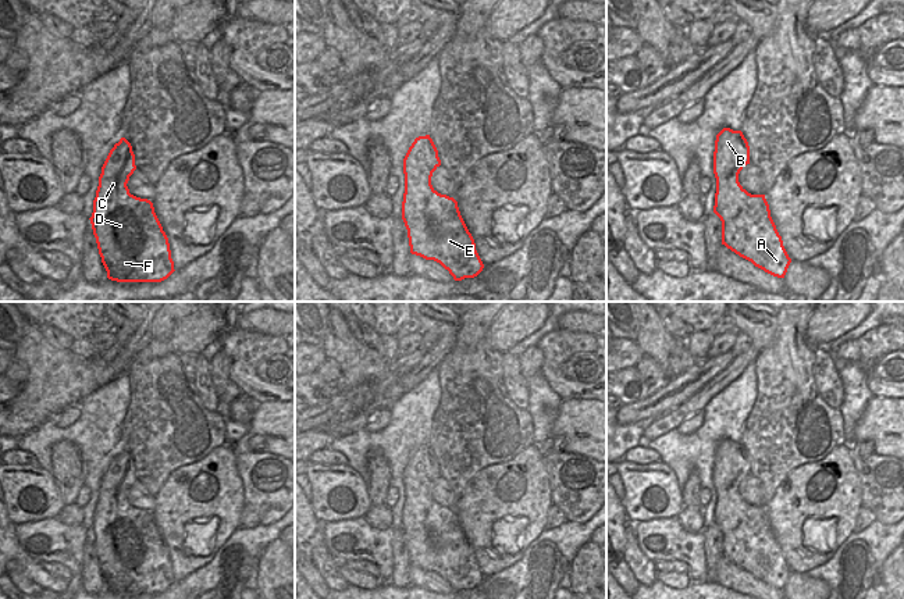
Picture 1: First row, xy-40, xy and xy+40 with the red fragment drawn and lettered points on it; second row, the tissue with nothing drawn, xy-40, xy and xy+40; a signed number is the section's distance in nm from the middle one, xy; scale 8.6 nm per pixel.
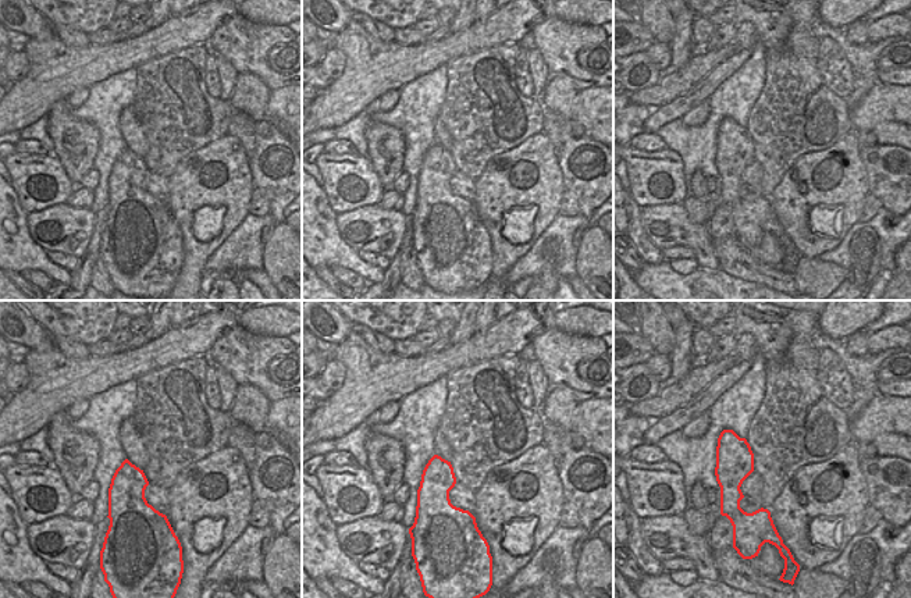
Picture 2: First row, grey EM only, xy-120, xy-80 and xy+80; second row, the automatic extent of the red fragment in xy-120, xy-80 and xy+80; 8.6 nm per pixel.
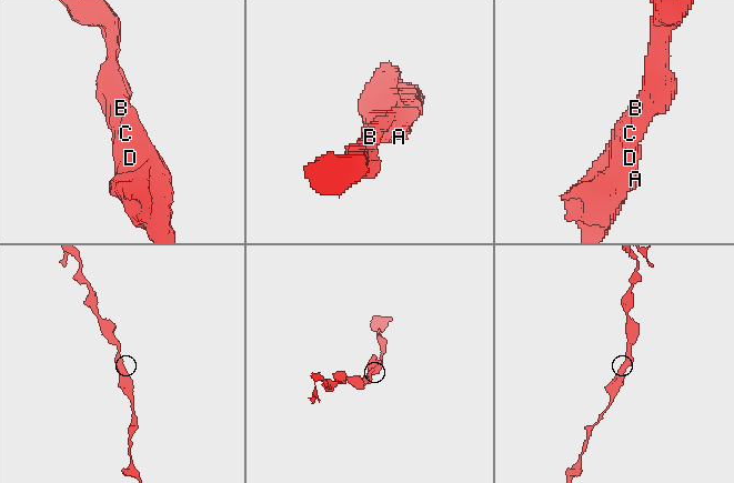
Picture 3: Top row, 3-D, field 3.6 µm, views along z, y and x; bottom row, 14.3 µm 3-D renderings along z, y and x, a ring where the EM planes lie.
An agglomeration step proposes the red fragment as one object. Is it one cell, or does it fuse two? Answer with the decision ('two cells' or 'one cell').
one cell

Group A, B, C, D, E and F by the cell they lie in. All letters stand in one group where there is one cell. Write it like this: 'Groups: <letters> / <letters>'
Groups: A B C D E F.

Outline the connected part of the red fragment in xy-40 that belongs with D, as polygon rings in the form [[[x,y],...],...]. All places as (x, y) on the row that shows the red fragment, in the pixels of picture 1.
[[[121,138],[110,150],[99,177],[90,220],[107,278],[117,282],[161,282],[175,270],[170,243],[153,203],[129,193],[129,177],[136,170],[131,143]]]

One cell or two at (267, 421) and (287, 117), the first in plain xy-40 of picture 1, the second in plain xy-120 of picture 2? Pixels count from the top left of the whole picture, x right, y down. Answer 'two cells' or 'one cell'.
one cell

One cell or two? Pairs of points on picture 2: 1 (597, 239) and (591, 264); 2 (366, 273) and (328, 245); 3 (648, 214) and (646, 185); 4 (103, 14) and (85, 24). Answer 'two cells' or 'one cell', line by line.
1: one cell
2: one cell
3: two cells
4: one cell

